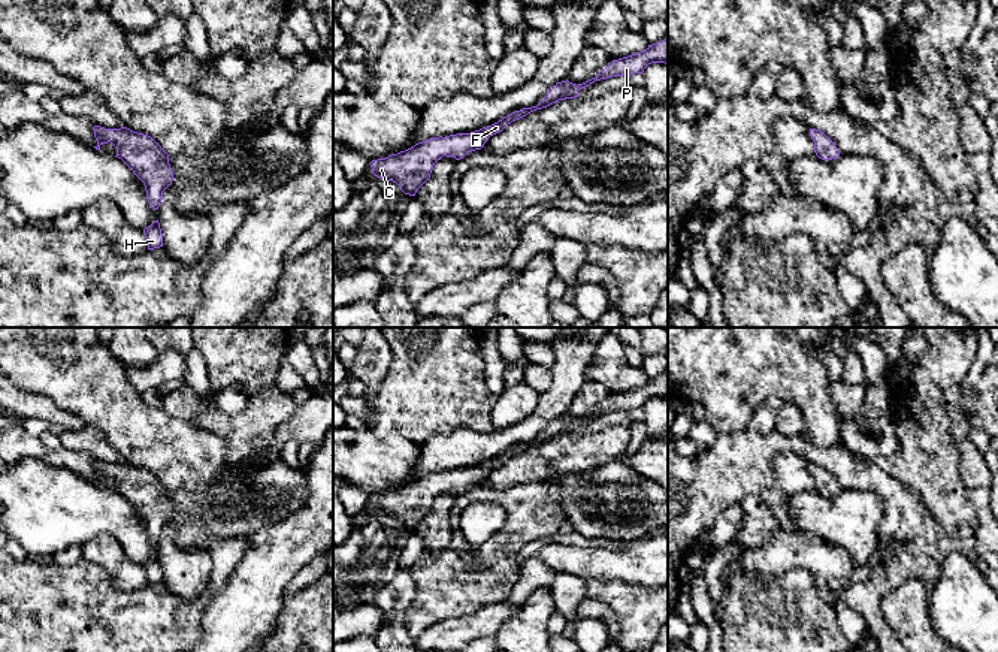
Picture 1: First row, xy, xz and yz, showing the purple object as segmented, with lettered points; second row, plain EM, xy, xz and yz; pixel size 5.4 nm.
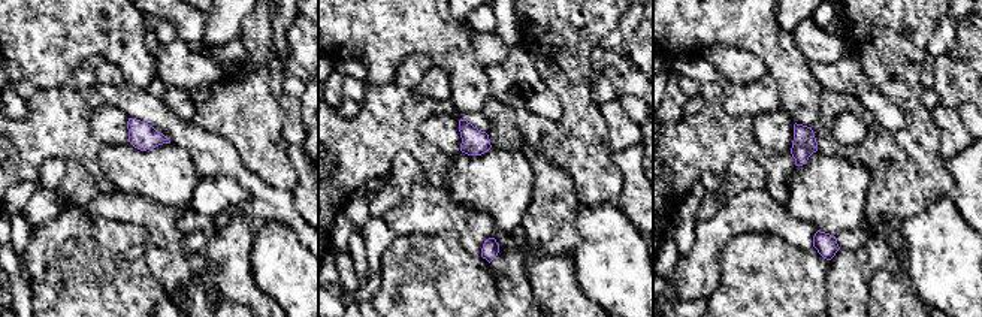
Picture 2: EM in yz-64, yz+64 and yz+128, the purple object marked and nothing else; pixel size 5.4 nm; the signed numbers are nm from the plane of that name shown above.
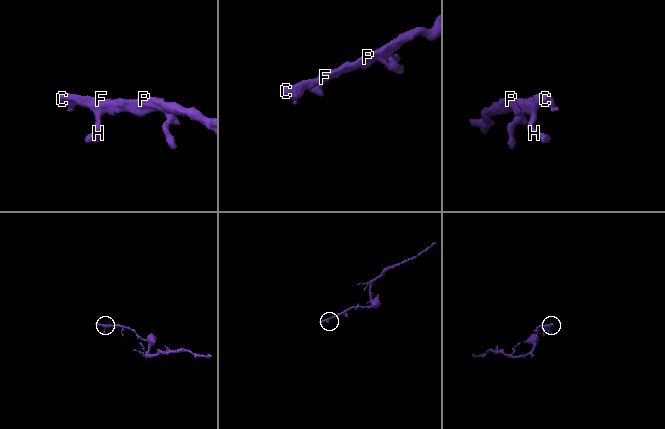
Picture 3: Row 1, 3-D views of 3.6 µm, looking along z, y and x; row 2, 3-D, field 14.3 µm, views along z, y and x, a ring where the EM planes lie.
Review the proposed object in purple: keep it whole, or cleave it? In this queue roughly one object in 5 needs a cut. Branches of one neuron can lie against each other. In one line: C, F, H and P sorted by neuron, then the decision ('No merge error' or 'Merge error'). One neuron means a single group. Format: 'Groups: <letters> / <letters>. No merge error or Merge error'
Groups: C F H P. No merge error

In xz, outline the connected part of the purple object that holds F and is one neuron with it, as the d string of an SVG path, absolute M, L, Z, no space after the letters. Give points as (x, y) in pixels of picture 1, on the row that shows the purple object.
M668 39L648 45L648 48L641 52L613 60L595 78L583 84L577 85L568 79L557 82L547 91L547 96L536 106L515 111L492 126L471 133L430 138L397 154L372 160L369 163L372 173L378 178L396 182L405 194L415 196L417 190L430 178L435 163L444 156L460 160L468 153L481 150L490 136L502 132L512 121L520 120L536 109L547 108L559 100L578 97L578 91L589 87L595 81L613 76L627 78L633 73L642 73L651 63L668 64Z

